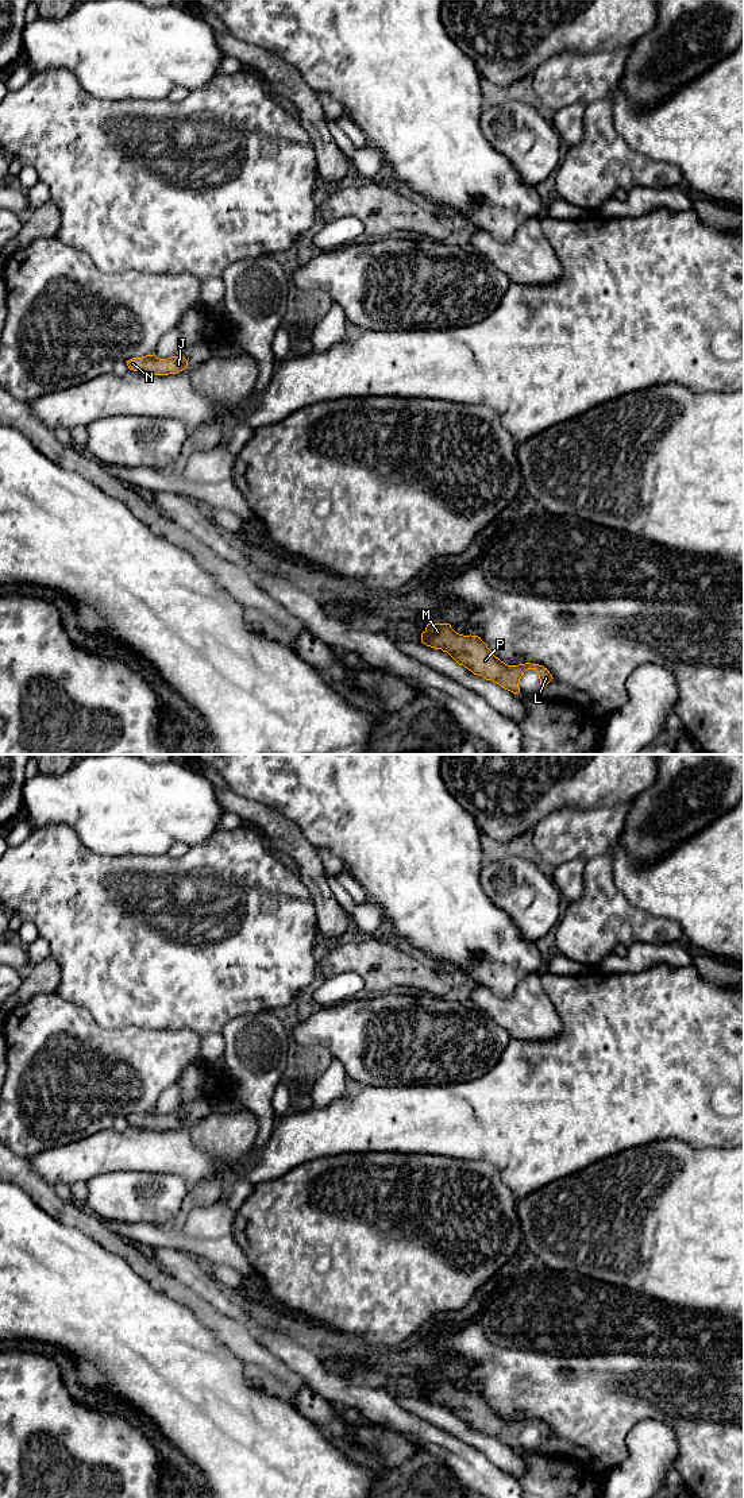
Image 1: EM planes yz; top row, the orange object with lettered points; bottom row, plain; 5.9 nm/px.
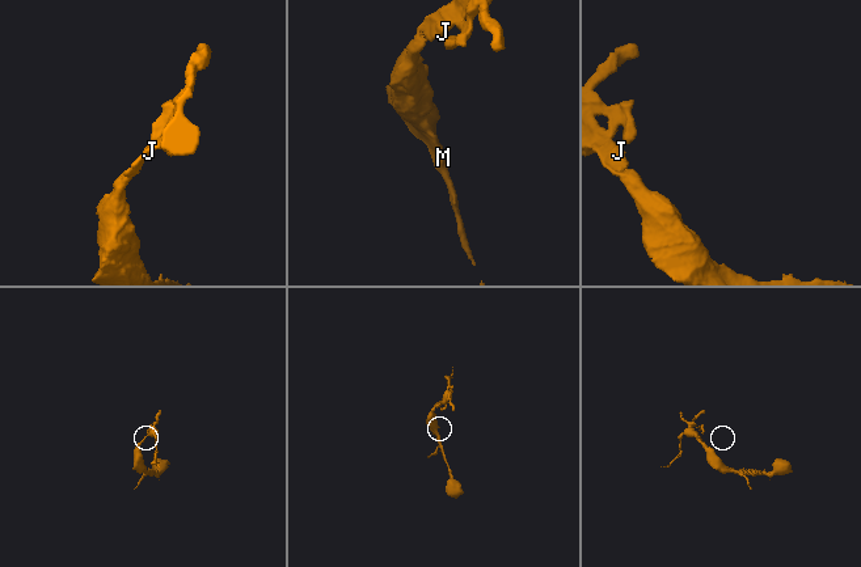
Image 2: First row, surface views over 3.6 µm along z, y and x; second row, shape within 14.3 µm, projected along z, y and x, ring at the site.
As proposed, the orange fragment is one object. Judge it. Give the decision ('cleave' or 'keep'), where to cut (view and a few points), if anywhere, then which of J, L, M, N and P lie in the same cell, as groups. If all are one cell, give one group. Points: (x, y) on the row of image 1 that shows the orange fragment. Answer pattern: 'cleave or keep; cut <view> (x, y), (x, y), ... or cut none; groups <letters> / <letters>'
keep; cut none; groups J L M N P

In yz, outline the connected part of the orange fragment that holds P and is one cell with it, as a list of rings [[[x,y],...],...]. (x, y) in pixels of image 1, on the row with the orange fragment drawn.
[[[428,623],[421,633],[421,642],[447,652],[459,665],[463,665],[474,675],[491,680],[513,694],[520,692],[520,679],[528,669],[537,672],[540,690],[554,679],[550,671],[539,664],[505,664],[494,656],[481,637],[459,634],[450,623]]]

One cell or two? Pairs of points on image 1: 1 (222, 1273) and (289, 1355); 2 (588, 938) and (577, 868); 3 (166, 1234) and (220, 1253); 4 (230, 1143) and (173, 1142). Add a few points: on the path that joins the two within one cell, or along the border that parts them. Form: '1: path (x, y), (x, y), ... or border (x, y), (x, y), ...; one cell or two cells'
1: border (211, 1274), (223, 1286), (241, 1294); two cells
2: border (586, 864), (583, 892), (577, 900), (570, 903); two cells
3: path (180, 1240), (207, 1250); one cell
4: border (188, 1118), (191, 1138), (216, 1165); two cells

